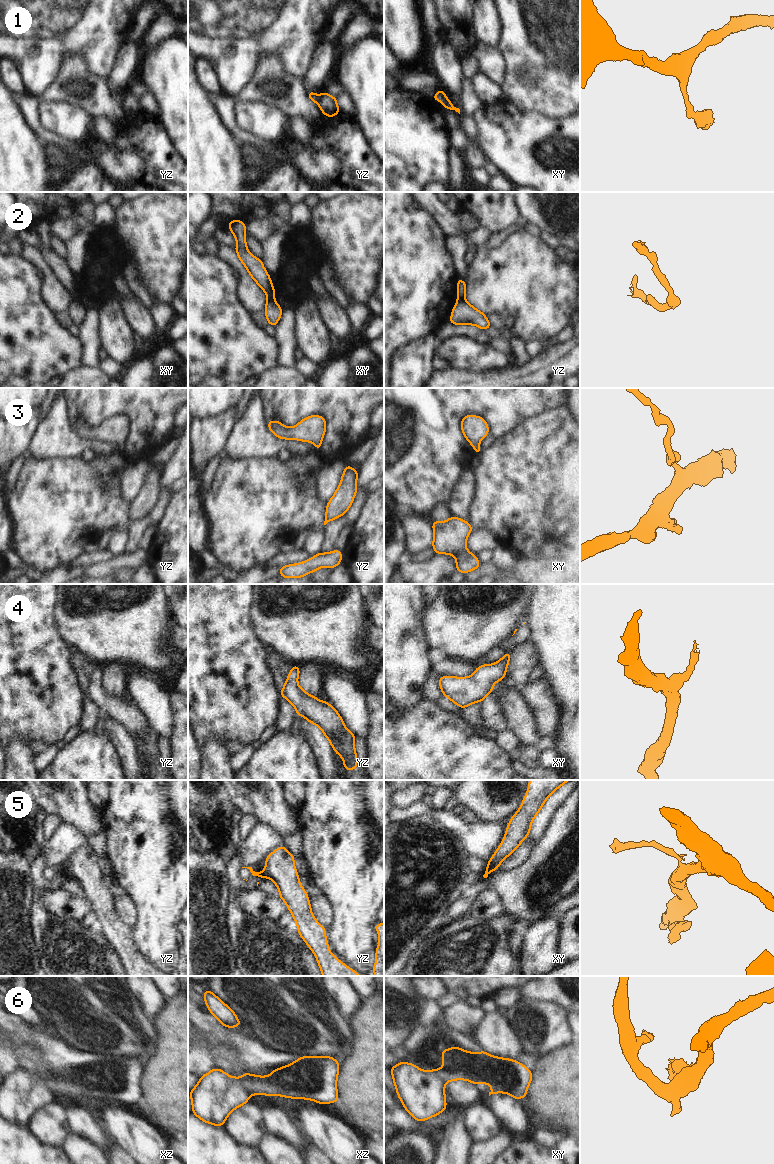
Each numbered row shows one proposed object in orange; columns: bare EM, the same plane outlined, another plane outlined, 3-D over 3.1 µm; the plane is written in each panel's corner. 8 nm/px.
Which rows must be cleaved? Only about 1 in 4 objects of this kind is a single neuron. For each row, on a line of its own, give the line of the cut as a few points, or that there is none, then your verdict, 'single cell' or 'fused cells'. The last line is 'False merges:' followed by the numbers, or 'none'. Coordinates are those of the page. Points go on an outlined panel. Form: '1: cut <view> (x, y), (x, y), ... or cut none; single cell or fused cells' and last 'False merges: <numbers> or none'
1: cut yz (321, 95), (318, 103); fused cells
2: cut yz (458, 299), (464, 300); fused cells
3: cut none; single cell
4: cut none; single cell
5: cut yz (261, 874), (262, 876); fused cells
6: cut xz (240, 1078), (249, 1095); fused cells
False merges: 1, 2, 5, 6

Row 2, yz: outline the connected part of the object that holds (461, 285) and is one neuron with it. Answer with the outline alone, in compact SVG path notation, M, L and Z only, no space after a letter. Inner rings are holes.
M457 278L457 299L460 301L465 300L466 296L466 282Z

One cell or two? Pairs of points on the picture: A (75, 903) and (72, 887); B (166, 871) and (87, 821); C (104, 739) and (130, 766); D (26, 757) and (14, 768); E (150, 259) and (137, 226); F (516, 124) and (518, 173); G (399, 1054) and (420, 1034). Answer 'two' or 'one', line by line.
A: two
B: two
C: two
D: one
E: one
F: one
G: two

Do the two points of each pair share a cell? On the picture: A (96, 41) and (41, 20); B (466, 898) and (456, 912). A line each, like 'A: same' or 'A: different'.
A: same
B: same

